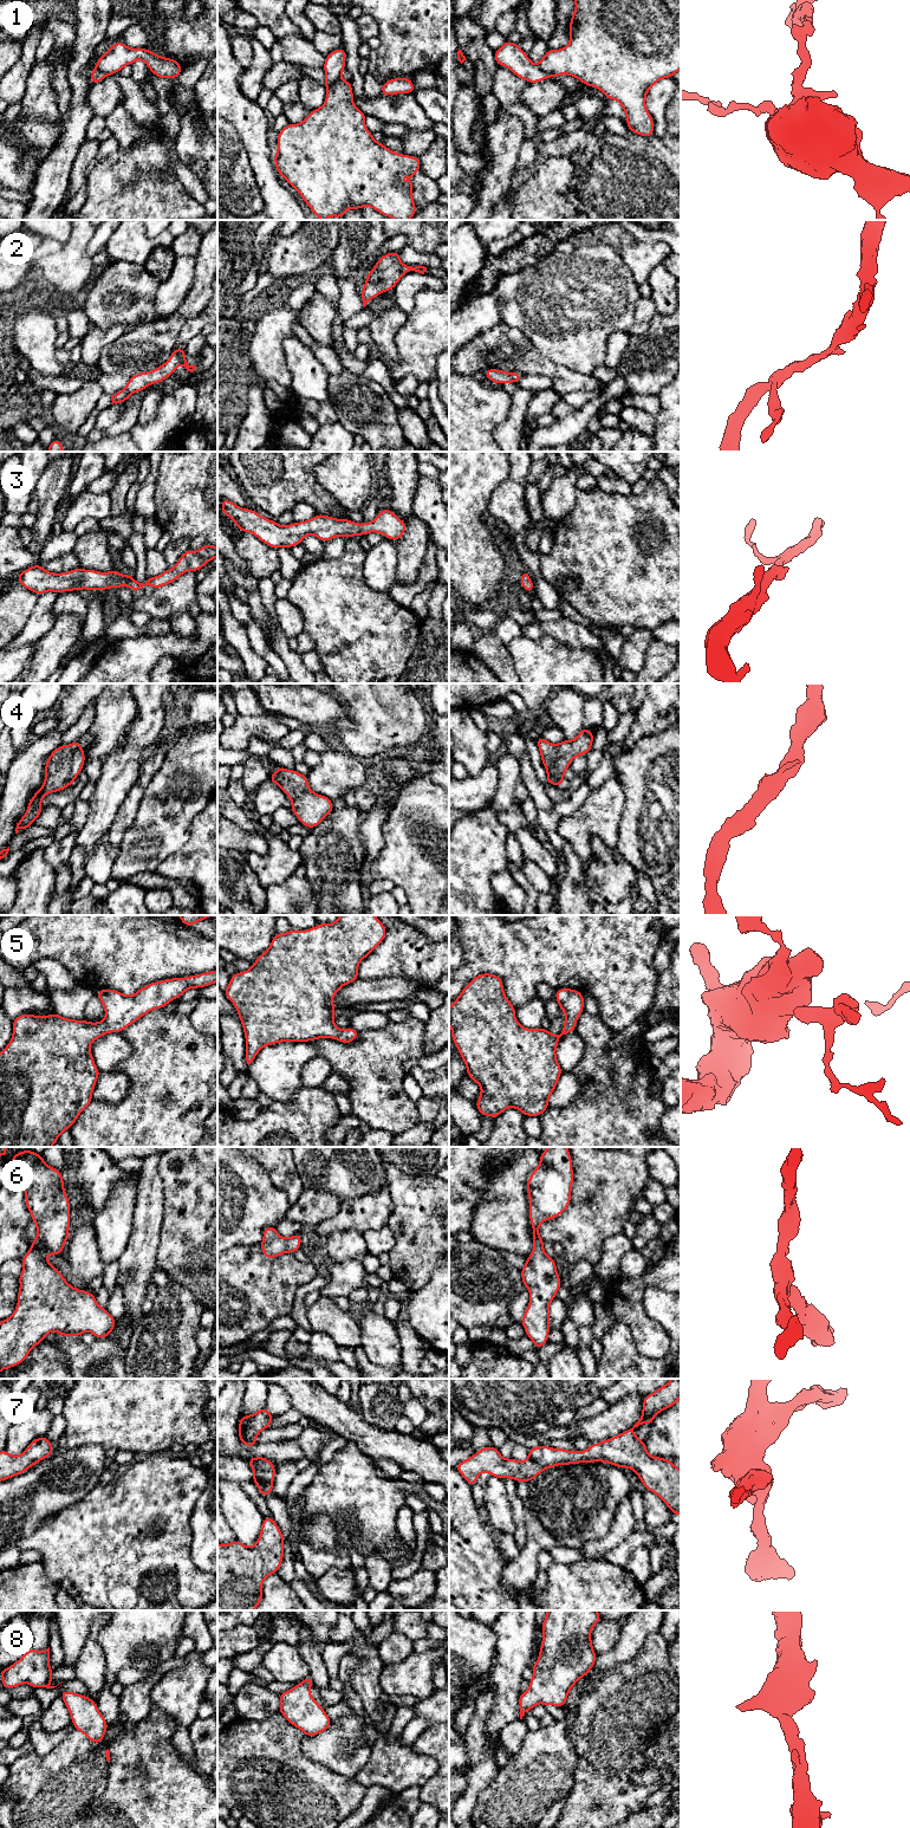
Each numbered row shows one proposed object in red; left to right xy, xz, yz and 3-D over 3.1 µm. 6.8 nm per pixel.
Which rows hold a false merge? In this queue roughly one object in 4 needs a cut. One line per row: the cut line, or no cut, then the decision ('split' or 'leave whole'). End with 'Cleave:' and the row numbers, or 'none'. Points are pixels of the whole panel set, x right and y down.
1: cut yz (537, 65), (551, 76); split
2: cut none; leave whole
3: cut none; leave whole
4: cut none; leave whole
5: cut none; leave whole
6: cut none; leave whole
7: cut none; leave whole
8: cut none; leave whole
Cleave: 1

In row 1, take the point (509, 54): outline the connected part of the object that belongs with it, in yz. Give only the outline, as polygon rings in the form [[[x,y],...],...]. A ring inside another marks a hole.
[[[506,40],[498,51],[494,51],[494,58],[498,66],[508,67],[515,76],[528,83],[539,83],[551,77],[533,64],[527,53],[515,43]]]

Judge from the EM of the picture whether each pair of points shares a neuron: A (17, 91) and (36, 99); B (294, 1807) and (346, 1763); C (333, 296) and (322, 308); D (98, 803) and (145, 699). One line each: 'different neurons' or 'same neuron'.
A: different neurons
B: different neurons
C: different neurons
D: same neuron

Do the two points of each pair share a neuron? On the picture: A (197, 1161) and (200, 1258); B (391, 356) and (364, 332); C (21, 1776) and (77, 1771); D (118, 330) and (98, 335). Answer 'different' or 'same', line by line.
A: same
B: different
C: same
D: same

